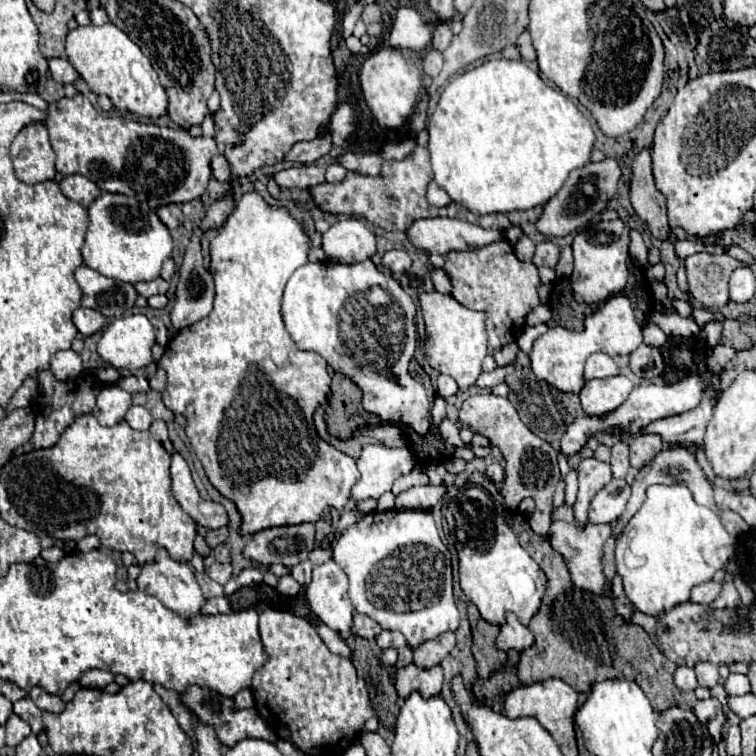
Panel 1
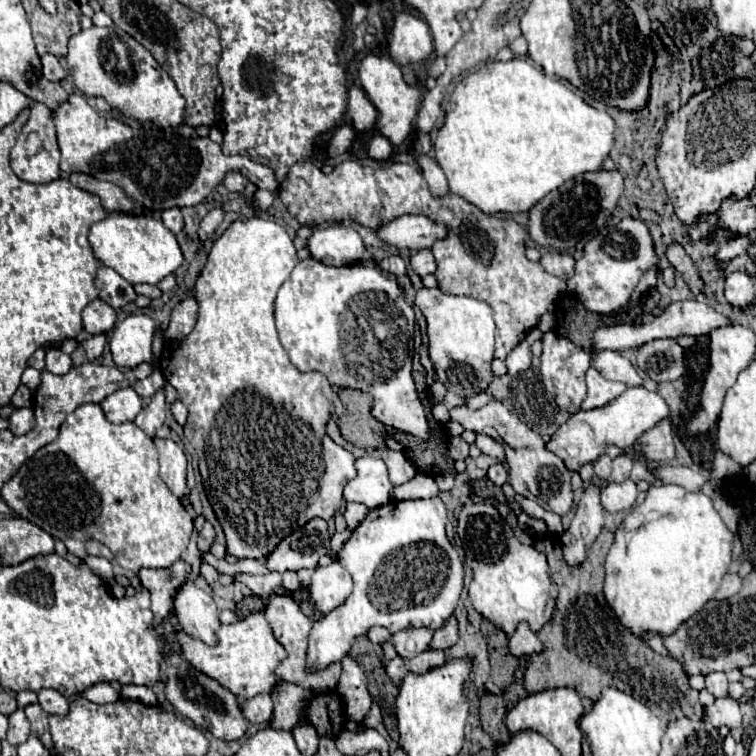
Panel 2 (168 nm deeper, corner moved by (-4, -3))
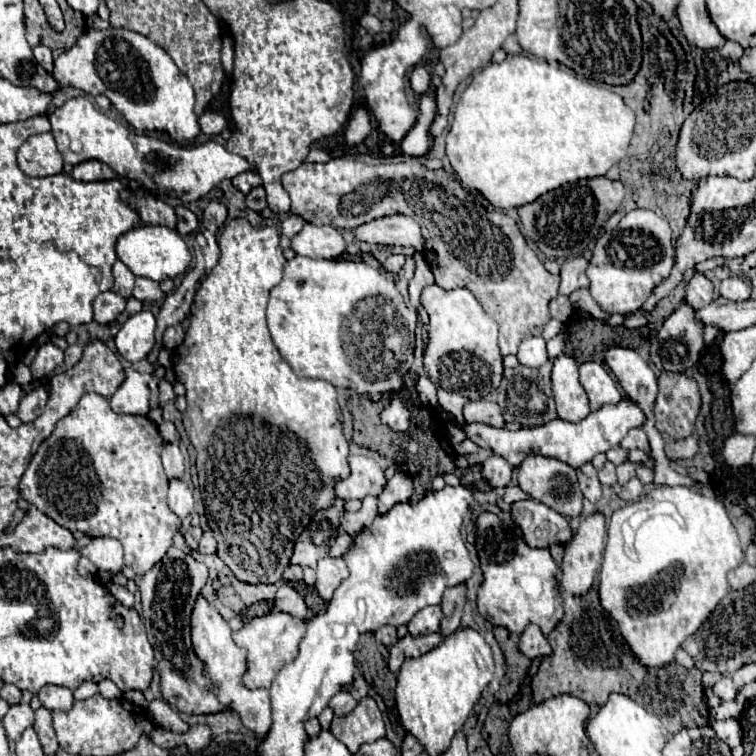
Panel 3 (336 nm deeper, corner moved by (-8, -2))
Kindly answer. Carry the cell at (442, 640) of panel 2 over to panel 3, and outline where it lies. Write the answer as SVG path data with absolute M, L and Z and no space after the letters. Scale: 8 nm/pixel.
M458 584L458 586L450 586L446 590L446 594L442 596L442 624L440 624L440 632L442 636L452 634L454 630L460 628L460 616L462 616L462 608L464 608L464 594L466 594L466 584Z

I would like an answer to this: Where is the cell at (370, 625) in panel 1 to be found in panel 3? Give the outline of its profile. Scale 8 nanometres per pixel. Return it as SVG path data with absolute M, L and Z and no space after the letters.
M382 626L380 630L376 630L376 640L390 648L390 646L398 640L398 636L396 636L396 628L394 628L394 626Z

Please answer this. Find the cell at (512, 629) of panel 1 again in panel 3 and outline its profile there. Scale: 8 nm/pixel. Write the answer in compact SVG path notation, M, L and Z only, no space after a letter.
M534 624L526 626L524 634L520 636L520 652L528 658L540 658L540 656L550 656L552 648L546 640L546 636L542 634L542 630Z

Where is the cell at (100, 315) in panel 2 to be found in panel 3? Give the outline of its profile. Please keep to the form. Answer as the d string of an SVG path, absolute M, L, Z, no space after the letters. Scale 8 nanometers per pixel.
M112 290L102 292L94 300L94 320L100 324L114 322L118 314L124 312L124 306L126 306L126 300L122 296L114 294Z

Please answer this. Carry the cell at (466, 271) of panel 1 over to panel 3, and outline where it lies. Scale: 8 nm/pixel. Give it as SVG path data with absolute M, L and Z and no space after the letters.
M332 158L324 164L302 164L296 170L282 174L282 186L292 200L292 214L302 216L310 224L330 224L338 230L350 230L370 220L404 214L418 222L424 238L424 256L434 270L436 284L444 290L456 286L468 288L482 308L498 322L500 326L500 350L502 356L516 354L518 346L528 336L540 336L546 322L550 320L548 302L558 296L560 276L552 276L544 264L538 260L534 250L526 244L522 232L518 230L516 220L504 212L490 210L480 204L470 192L466 192L454 176L448 176L446 170L428 170L420 162L398 162L398 164L378 164L370 166L350 158Z

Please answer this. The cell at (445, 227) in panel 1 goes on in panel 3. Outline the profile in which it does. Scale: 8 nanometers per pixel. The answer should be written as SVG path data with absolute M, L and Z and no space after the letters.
M402 214L384 216L372 222L366 222L352 230L356 240L362 242L374 242L374 244L386 244L386 246L412 246L416 250L422 250L422 234L420 226L410 218Z

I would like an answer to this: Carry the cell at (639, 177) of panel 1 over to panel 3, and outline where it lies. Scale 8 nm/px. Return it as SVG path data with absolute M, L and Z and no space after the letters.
M694 274L692 280L686 286L686 302L694 308L700 310L708 306L714 300L714 286L704 274Z

